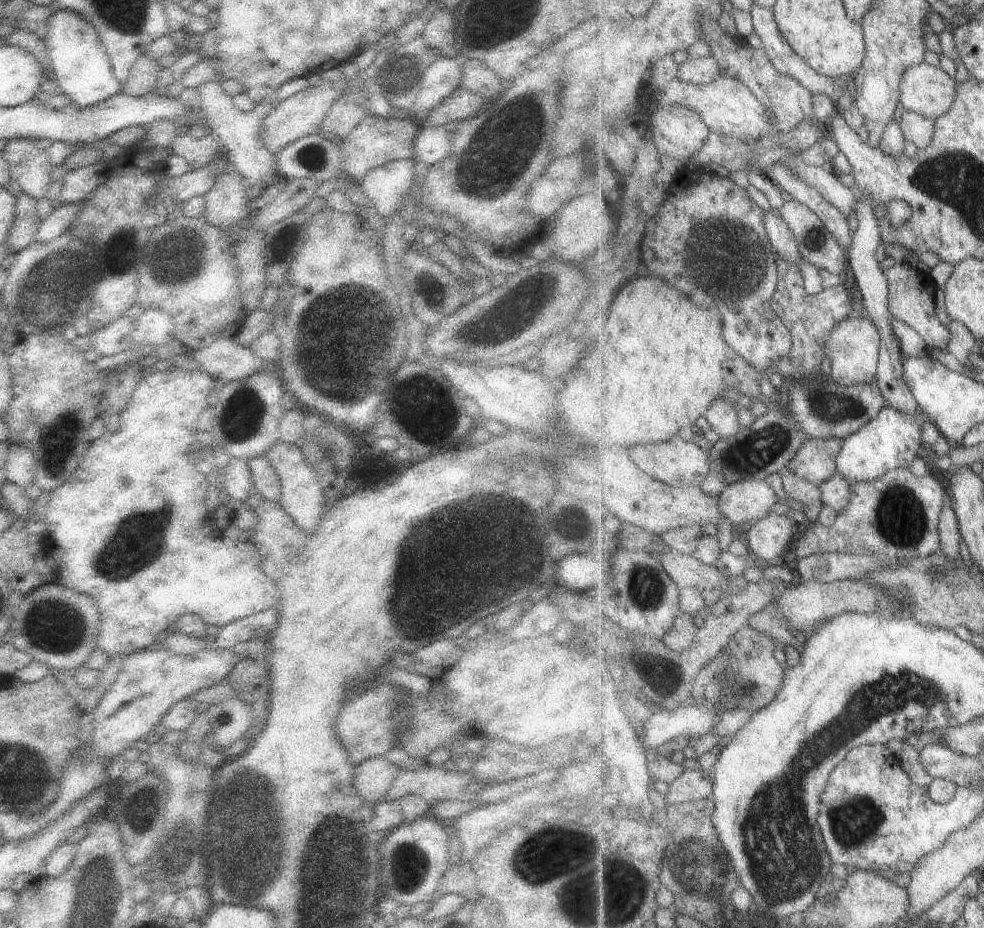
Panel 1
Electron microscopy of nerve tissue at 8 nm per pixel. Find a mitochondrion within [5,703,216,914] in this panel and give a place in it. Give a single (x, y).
(198, 817)

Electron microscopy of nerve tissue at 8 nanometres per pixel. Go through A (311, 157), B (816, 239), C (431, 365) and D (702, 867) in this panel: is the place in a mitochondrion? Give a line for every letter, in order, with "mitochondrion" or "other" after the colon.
A: other
B: other
C: other
D: mitochondrion

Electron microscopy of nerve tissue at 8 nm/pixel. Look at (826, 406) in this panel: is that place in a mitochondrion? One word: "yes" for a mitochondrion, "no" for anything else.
yes

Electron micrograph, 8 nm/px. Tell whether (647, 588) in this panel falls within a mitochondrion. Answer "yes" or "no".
yes

